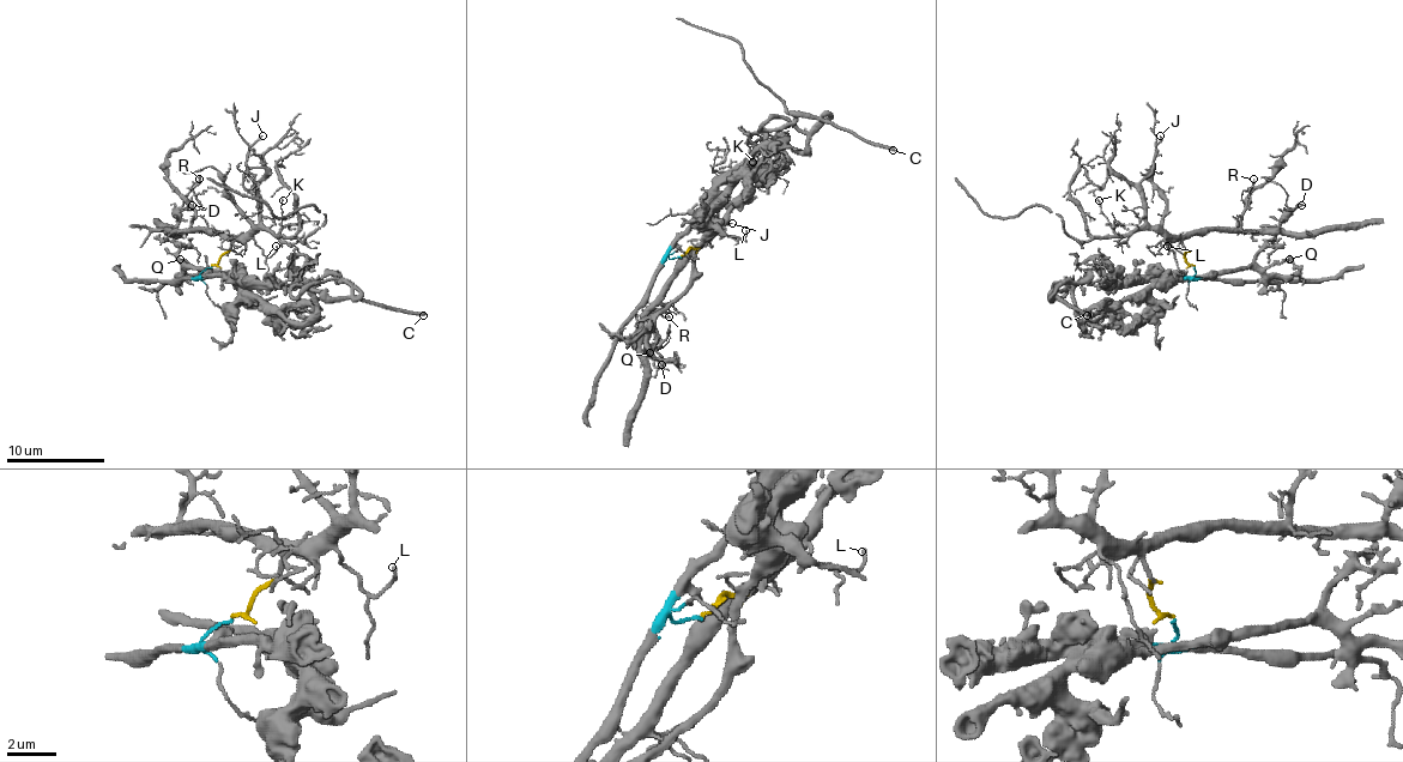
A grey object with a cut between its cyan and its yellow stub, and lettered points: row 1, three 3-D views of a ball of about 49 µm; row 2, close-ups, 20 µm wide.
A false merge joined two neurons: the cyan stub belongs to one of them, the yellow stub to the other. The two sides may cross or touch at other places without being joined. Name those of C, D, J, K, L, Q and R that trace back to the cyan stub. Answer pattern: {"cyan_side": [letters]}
{"cyan_side": ["C", "Q"]}

